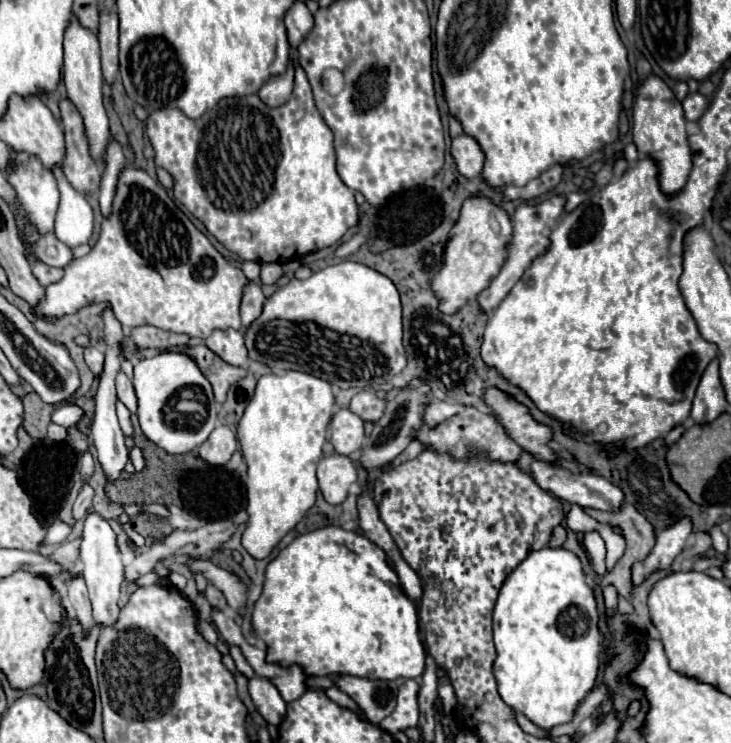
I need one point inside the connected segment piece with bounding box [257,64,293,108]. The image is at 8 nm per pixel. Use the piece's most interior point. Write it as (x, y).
(277, 91)

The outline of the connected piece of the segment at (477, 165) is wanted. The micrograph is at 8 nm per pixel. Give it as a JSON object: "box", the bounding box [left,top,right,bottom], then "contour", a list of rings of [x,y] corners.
{"box":[451,134,485,178],"contour":[[[469,134],[455,136],[453,144],[451,144],[451,154],[463,176],[475,178],[481,172],[483,162],[485,162],[485,152],[473,136],[469,136]]]}

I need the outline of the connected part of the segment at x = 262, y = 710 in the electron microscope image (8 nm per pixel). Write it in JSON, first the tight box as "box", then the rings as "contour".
{"box":[249,676,287,726],"contour":[[[253,676],[249,678],[249,694],[259,710],[259,714],[273,726],[279,726],[281,720],[285,718],[287,712],[287,704],[281,698],[279,690],[273,686],[273,682],[269,678],[261,678],[261,676]]]}

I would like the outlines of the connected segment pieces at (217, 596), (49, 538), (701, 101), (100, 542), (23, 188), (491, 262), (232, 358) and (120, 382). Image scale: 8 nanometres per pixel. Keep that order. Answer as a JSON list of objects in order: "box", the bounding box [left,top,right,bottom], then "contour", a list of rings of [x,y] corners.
[{"box":[205,586,227,610],"contour":[[[207,586],[205,596],[207,596],[207,600],[211,602],[211,606],[215,606],[215,608],[219,608],[219,610],[223,610],[223,608],[227,606],[225,596],[223,596],[223,594],[221,594],[221,590],[217,590],[215,586]]]},{"box":[45,522,71,544],"contour":[[[53,522],[46,530],[47,536],[45,536],[45,544],[59,544],[71,532],[71,528],[67,524],[63,524],[63,522]]]},{"box":[681,92,709,122],"contour":[[[695,92],[695,94],[689,94],[681,104],[683,104],[683,110],[685,110],[685,118],[689,122],[695,122],[707,110],[709,100],[705,96],[701,96],[699,92]]]},{"box":[81,512,123,624],"contour":[[[89,512],[83,526],[83,540],[81,540],[81,562],[83,562],[83,578],[89,588],[89,598],[93,604],[93,618],[97,624],[113,624],[119,616],[117,600],[121,596],[123,586],[123,558],[115,542],[115,532],[111,530],[109,522],[97,514]]]},{"box":[7,156,59,240],"contour":[[[31,156],[25,164],[17,164],[15,168],[9,168],[9,178],[7,180],[15,188],[19,200],[21,200],[23,212],[25,212],[25,218],[21,218],[21,216],[17,218],[17,224],[19,224],[23,240],[25,240],[25,234],[23,234],[25,220],[29,220],[33,226],[37,226],[39,232],[53,230],[53,220],[55,220],[57,204],[59,204],[59,188],[57,188],[55,176],[49,170],[45,170],[43,164],[39,164],[39,160],[35,156]]]},{"box":[431,194,513,312],"contour":[[[473,194],[465,200],[461,208],[461,218],[453,226],[445,246],[443,268],[431,280],[433,292],[441,300],[441,312],[457,312],[465,302],[477,298],[477,294],[487,288],[487,284],[499,272],[505,260],[505,246],[507,240],[511,240],[511,232],[513,226],[509,214],[499,204],[493,204],[491,198]]]},{"box":[205,330,249,368],"contour":[[[215,330],[205,344],[217,354],[221,356],[227,364],[231,366],[241,366],[247,368],[249,364],[249,354],[245,348],[245,336],[239,330]]]},{"box":[115,372,137,414],"contour":[[[119,372],[115,378],[115,384],[117,384],[117,398],[127,406],[127,410],[131,414],[135,414],[137,412],[137,396],[135,396],[133,382],[123,372]]]}]

